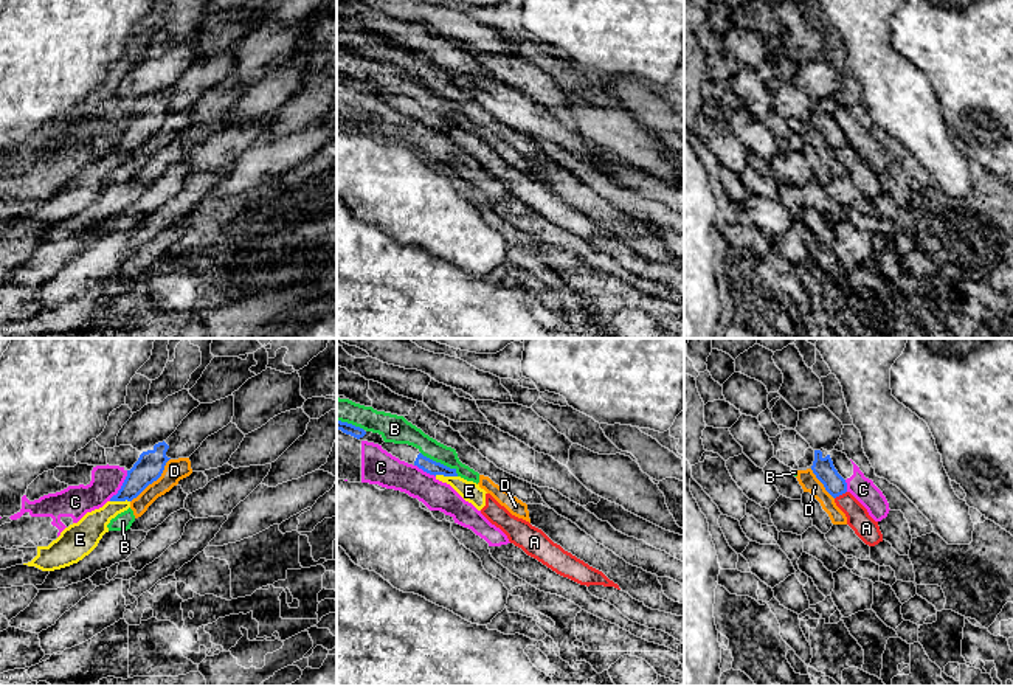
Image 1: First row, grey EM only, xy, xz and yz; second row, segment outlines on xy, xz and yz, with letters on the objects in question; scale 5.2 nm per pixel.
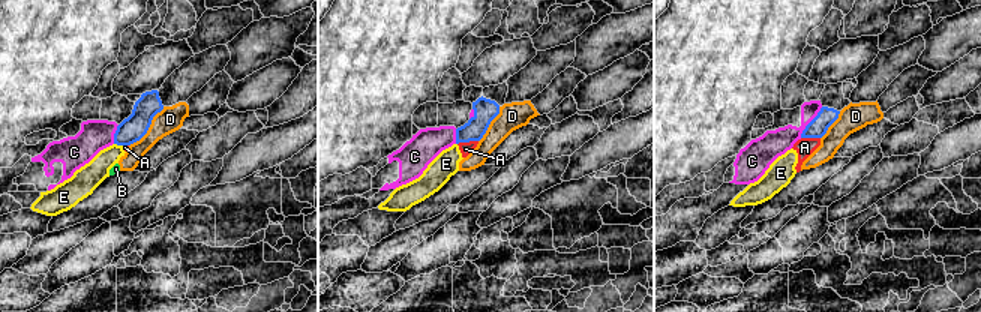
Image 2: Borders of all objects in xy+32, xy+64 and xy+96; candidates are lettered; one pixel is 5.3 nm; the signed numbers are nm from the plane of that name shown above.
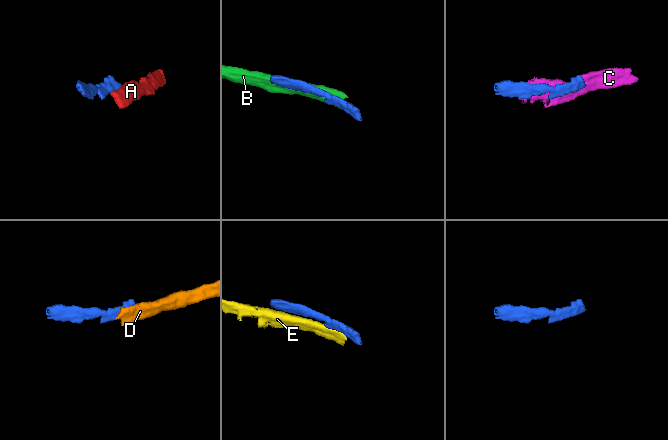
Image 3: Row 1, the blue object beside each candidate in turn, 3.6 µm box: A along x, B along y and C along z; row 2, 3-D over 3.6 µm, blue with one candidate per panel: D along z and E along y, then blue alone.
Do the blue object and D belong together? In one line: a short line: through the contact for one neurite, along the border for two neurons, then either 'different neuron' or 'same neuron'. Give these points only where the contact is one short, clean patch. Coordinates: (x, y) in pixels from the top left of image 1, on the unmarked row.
different neuron

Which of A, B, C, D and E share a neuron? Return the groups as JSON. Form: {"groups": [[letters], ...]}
{"groups": [["A", "E"], ["B", "D"], ["C"]]}

